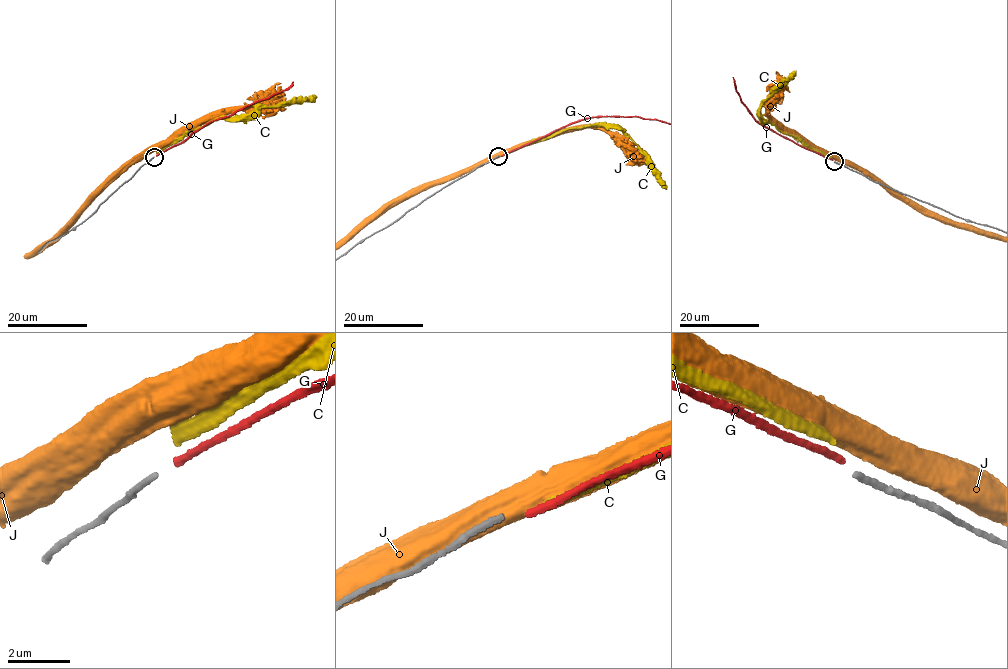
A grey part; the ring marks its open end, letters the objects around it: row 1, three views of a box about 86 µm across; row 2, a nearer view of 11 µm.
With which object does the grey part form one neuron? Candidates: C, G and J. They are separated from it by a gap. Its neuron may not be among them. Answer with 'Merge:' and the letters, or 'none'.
Merge: none

